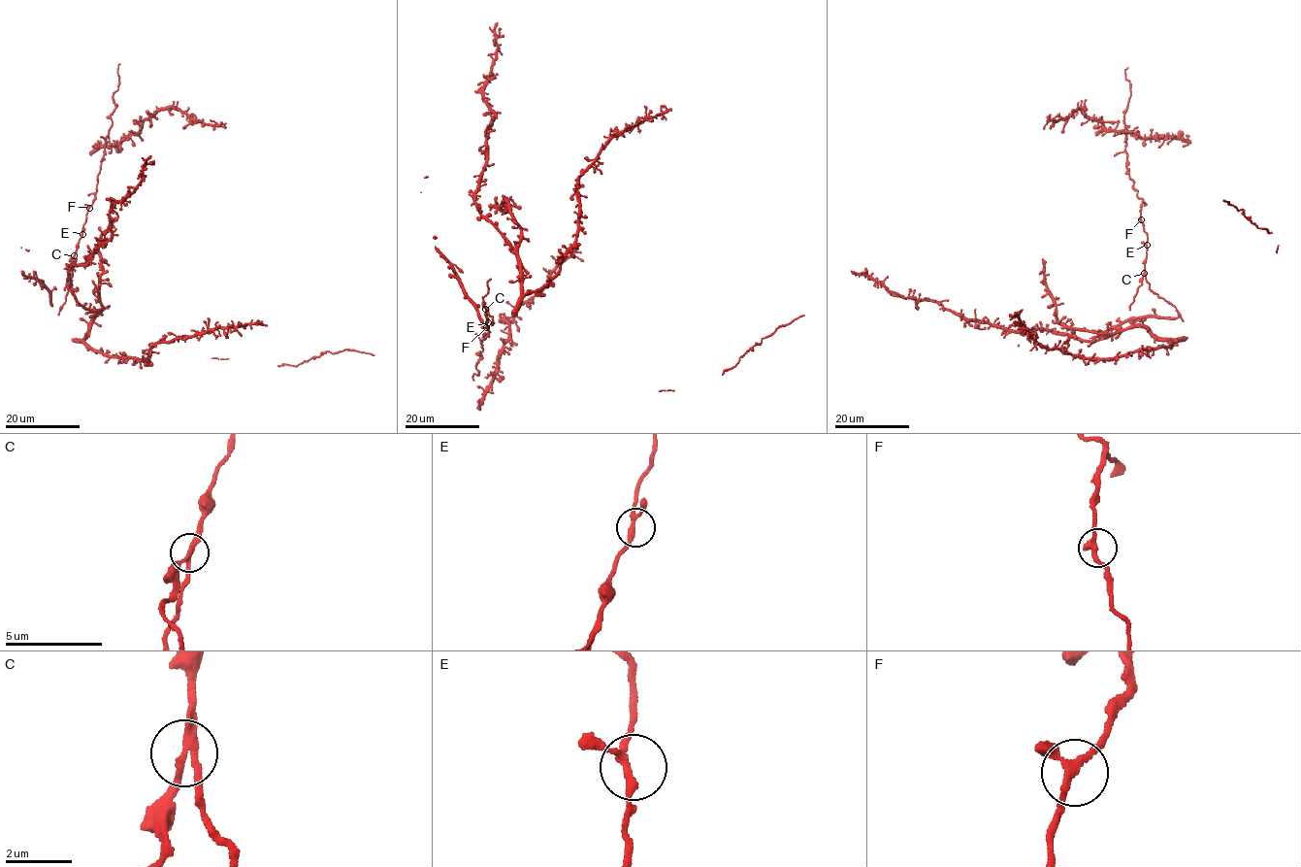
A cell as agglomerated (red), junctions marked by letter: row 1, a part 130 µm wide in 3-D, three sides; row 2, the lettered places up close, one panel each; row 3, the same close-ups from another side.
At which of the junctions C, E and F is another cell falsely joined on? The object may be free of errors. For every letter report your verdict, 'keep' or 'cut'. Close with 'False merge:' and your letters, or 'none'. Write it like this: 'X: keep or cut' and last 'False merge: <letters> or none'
C: cut
E: keep
F: keep
False merge: C

